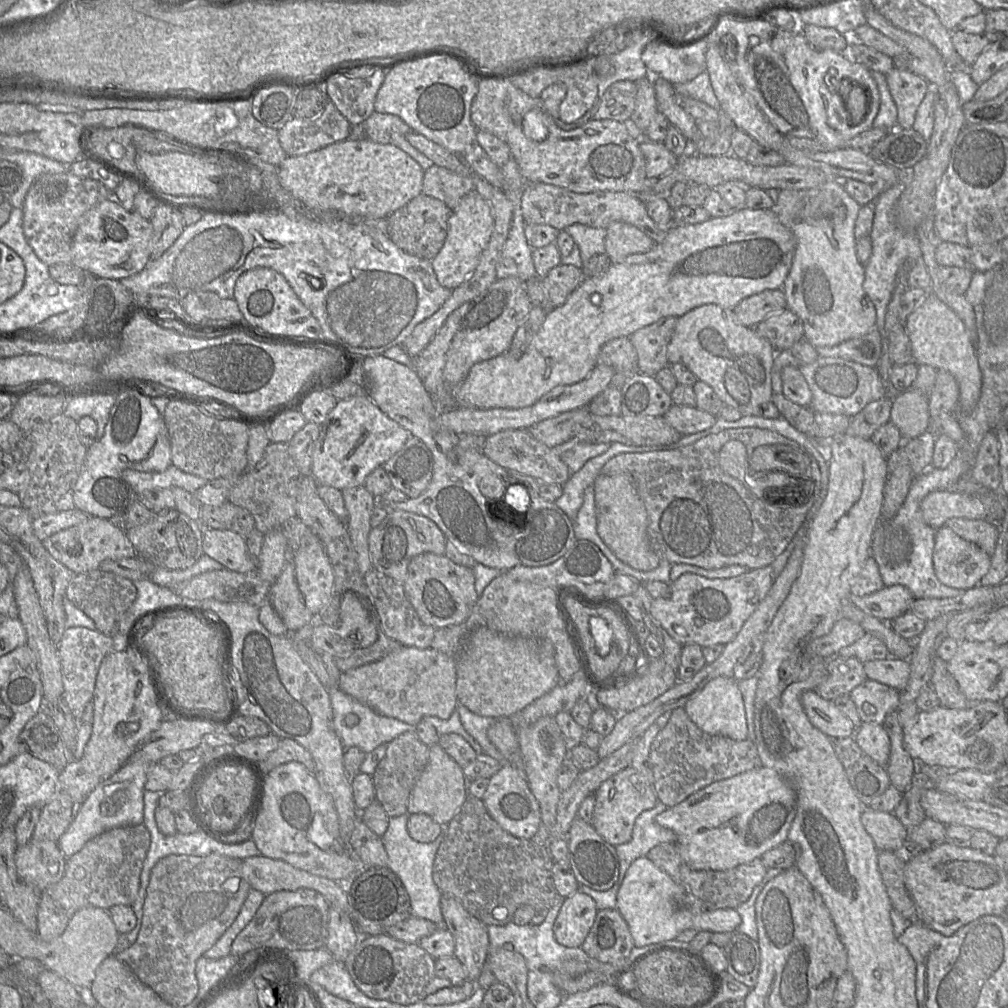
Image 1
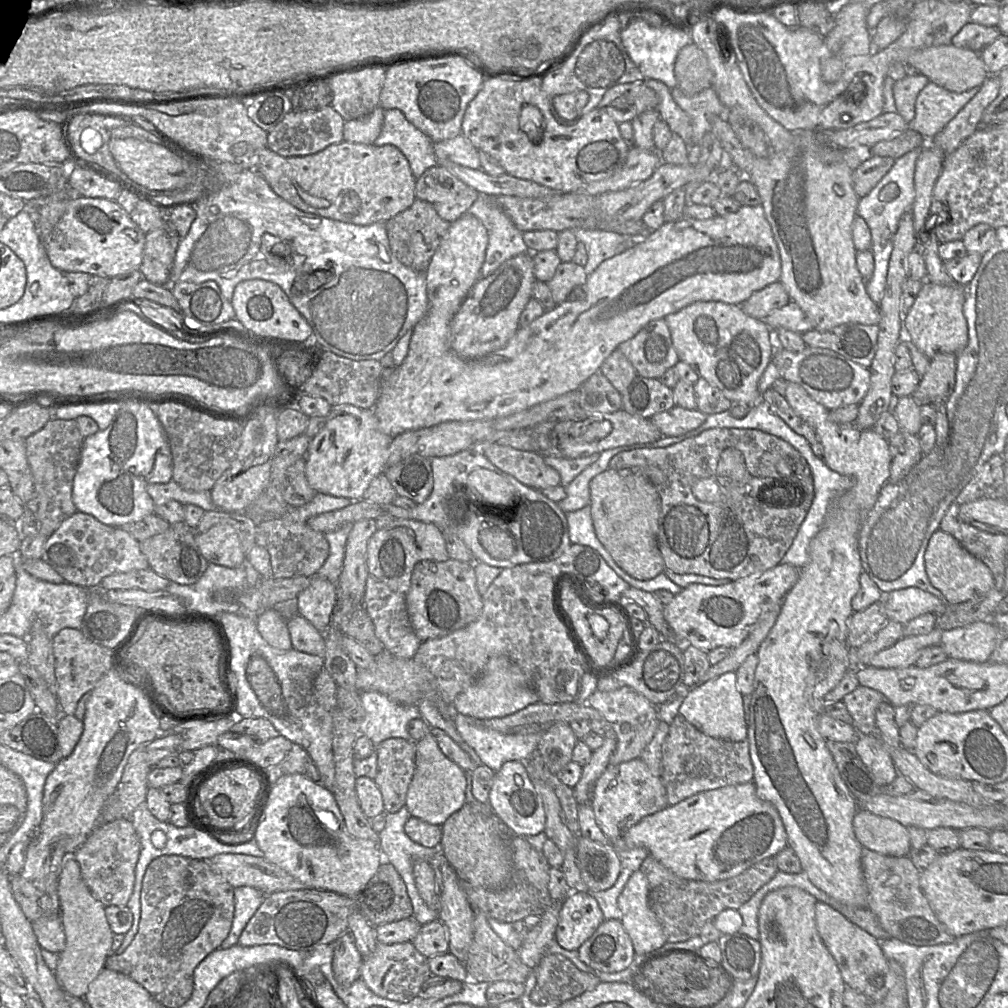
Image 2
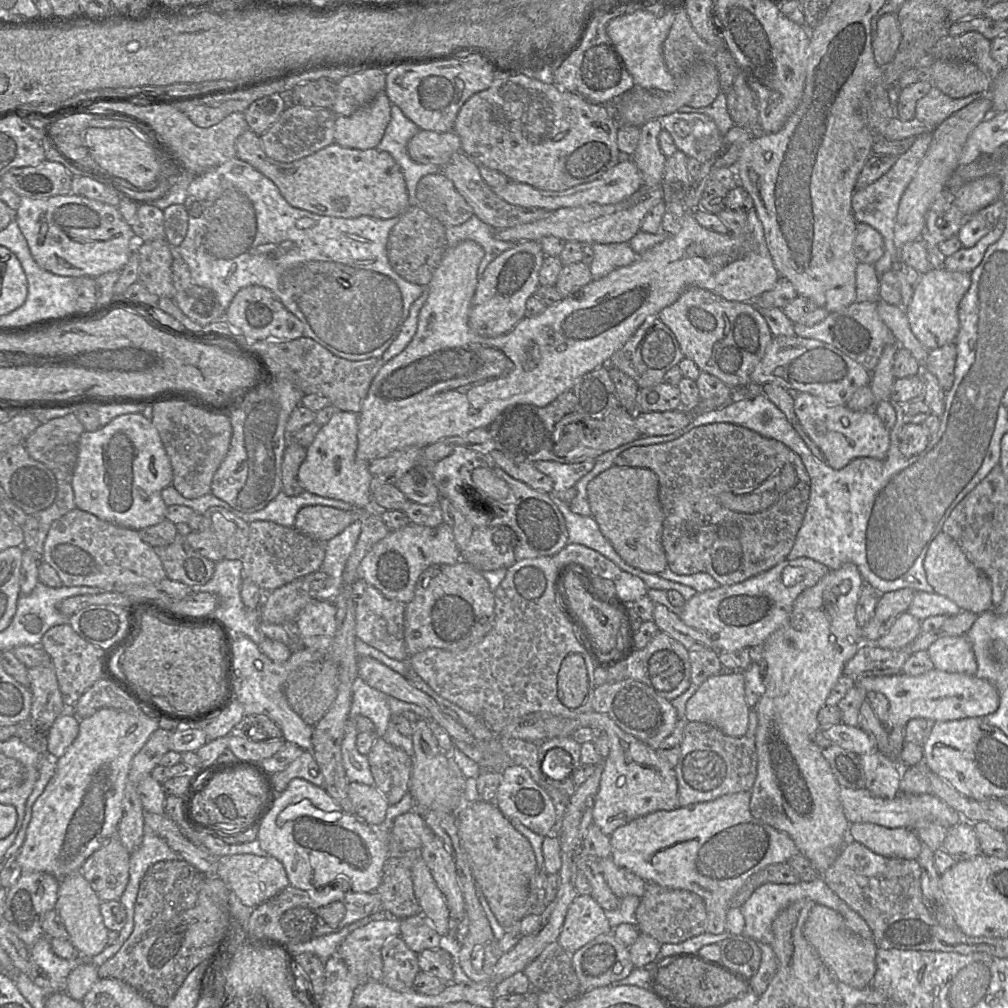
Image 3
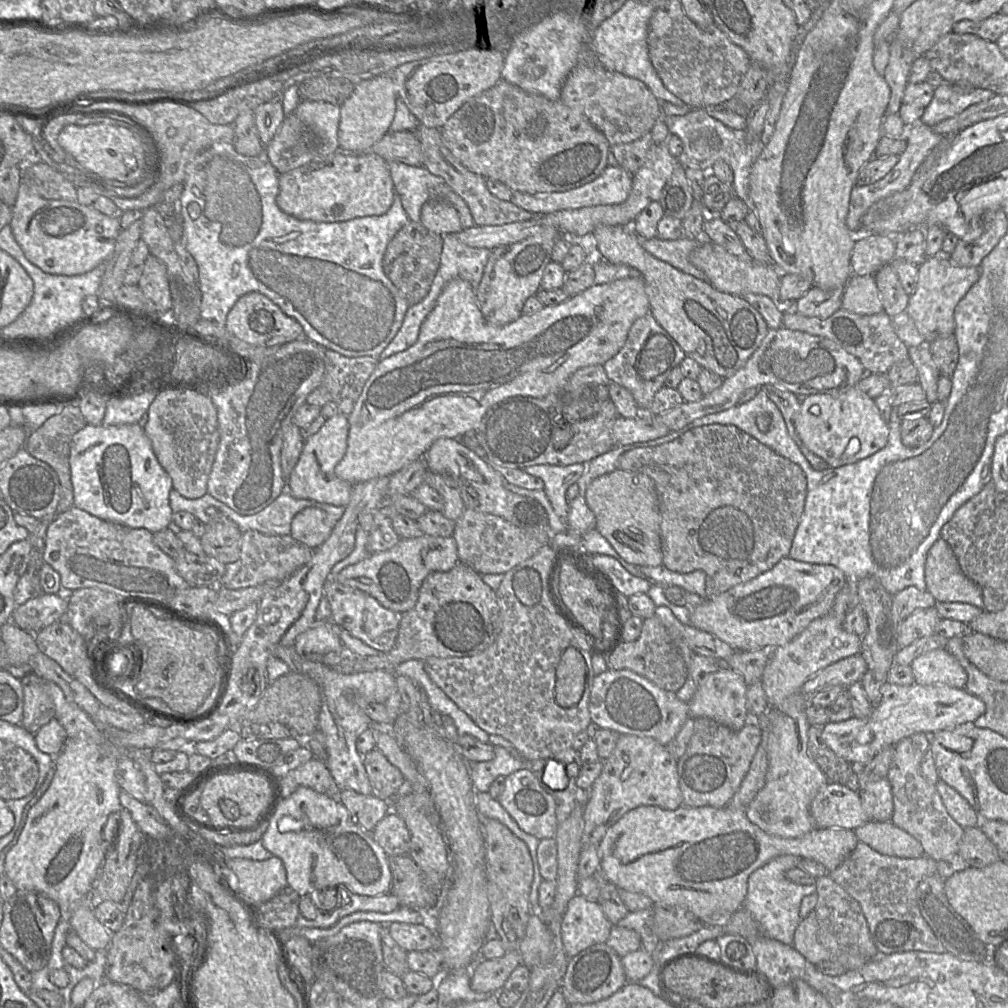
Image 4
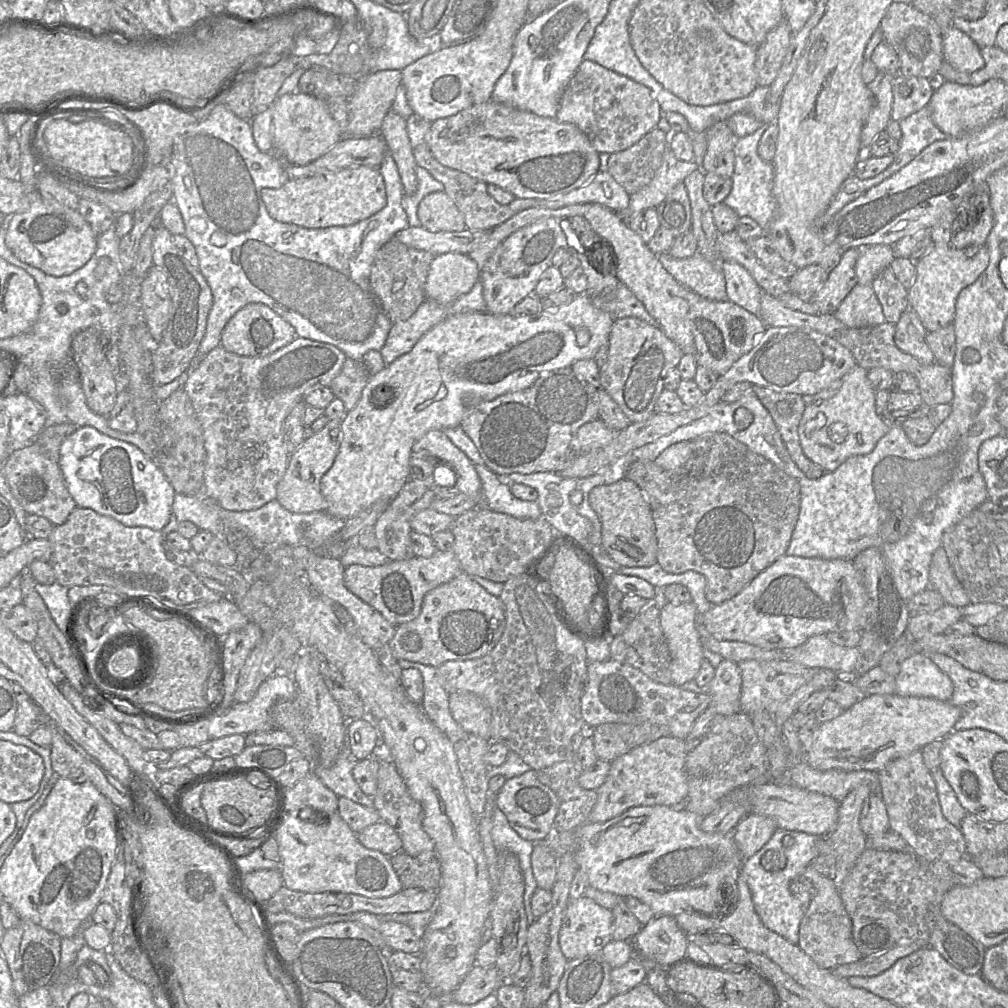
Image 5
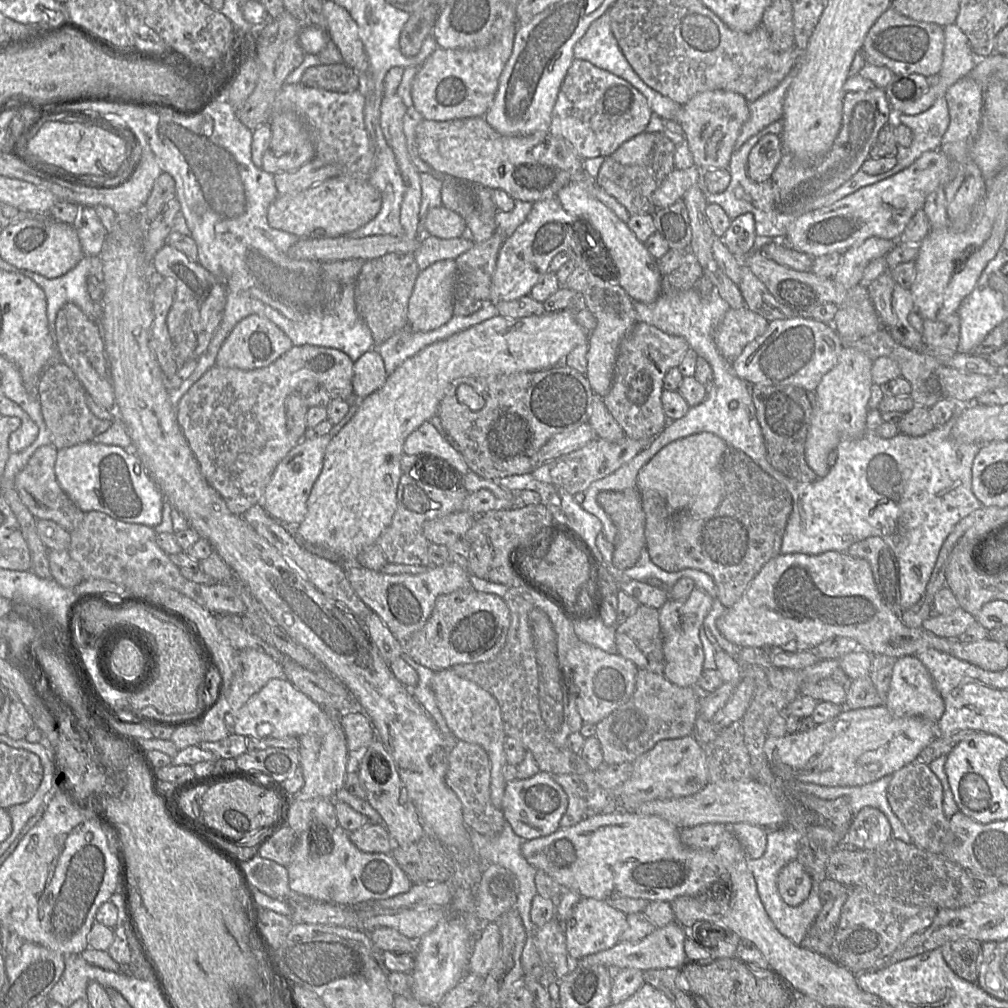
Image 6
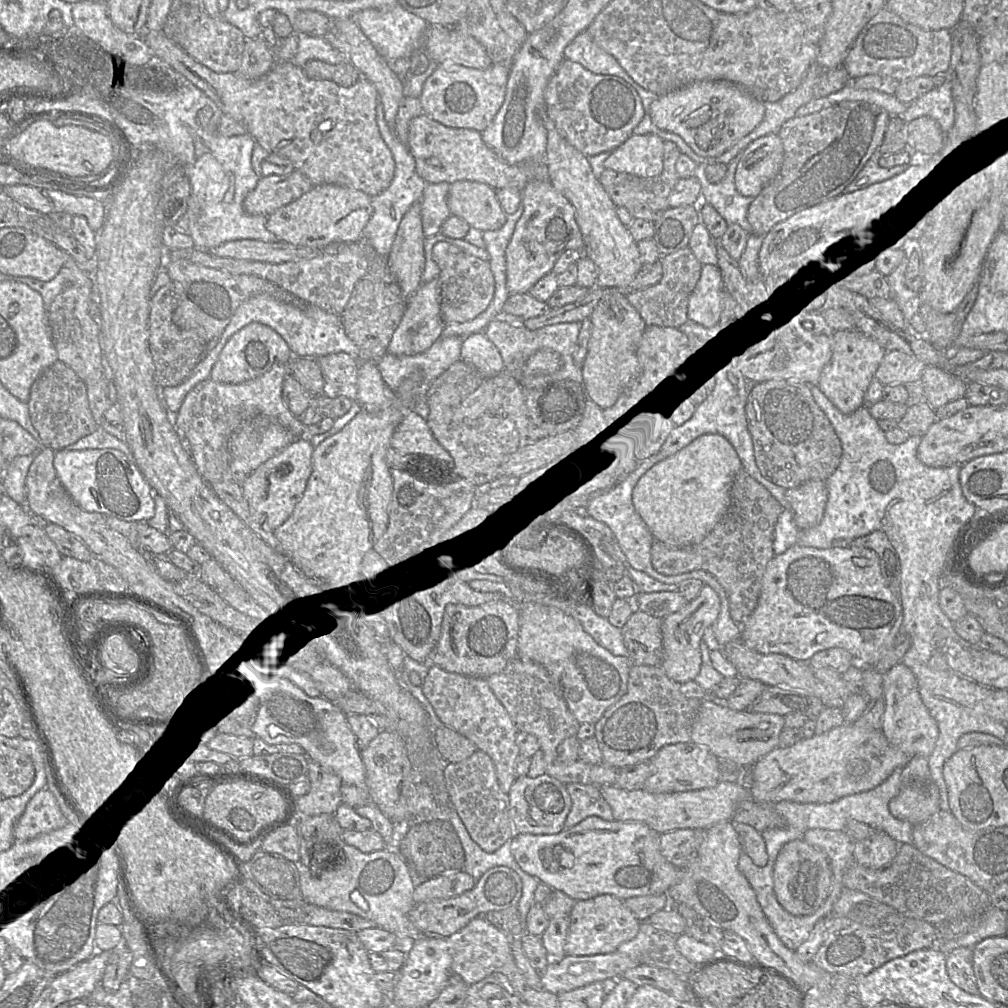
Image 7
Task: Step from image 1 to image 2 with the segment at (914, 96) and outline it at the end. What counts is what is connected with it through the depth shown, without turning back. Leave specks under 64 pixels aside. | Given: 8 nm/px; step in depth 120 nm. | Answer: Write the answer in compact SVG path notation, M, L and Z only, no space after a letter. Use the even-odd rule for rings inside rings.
M923 74L907 75L905 78L895 81L893 95L897 113L910 124L916 114L916 100L929 80Z

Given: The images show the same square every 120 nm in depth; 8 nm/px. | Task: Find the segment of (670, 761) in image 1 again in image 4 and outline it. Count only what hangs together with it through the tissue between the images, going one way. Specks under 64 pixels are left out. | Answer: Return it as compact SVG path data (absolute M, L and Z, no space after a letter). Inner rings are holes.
M751 712L747 713L745 724L738 731L707 717L696 718L687 749L677 760L682 805L686 807L728 805L746 776L760 742L760 718Z

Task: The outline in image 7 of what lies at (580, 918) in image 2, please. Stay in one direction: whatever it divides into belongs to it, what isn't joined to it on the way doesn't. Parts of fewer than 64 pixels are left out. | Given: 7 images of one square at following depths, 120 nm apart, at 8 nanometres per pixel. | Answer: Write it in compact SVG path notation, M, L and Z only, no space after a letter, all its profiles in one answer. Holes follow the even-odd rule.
M601 894L591 899L577 900L569 914L565 955L587 956L614 952L621 943L637 935L640 923L623 900L613 895Z

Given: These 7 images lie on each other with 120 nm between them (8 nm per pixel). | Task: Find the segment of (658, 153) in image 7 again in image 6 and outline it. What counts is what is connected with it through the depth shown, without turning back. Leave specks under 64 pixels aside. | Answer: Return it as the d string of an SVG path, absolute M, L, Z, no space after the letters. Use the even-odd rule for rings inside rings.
M642 132L624 142L611 156L622 165L646 165L651 161L656 134Z

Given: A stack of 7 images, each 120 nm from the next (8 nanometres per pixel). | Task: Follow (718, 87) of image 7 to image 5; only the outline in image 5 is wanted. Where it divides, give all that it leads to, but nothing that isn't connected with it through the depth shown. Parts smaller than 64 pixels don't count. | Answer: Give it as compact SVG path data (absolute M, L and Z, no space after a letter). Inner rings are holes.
M719 121L706 130L707 150L701 170L724 178L731 178L735 156L733 147L738 137L727 121Z

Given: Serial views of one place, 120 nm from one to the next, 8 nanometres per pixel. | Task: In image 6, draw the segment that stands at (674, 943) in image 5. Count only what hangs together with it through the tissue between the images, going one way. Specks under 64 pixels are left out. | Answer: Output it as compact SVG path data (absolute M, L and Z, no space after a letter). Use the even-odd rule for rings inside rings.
M672 921L663 927L656 927L652 933L637 942L618 942L609 949L584 956L577 962L579 964L601 964L605 967L615 965L621 969L636 968L641 971L666 968L680 969L687 962L684 951L685 938L683 927L676 921Z

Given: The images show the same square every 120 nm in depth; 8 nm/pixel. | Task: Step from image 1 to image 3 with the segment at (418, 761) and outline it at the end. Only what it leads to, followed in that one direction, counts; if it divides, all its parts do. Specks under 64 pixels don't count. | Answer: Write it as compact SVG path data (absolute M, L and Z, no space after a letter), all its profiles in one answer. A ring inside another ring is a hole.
M377 737L367 759L374 786L389 805L399 802L409 790L412 757L403 749Z

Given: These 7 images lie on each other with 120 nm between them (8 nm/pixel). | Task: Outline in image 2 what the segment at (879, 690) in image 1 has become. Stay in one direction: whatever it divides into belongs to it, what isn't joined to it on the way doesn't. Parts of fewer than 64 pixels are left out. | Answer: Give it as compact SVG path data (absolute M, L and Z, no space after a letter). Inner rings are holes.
M859 685L842 700L853 718L854 728L860 735L876 733L875 711L886 700L880 692Z

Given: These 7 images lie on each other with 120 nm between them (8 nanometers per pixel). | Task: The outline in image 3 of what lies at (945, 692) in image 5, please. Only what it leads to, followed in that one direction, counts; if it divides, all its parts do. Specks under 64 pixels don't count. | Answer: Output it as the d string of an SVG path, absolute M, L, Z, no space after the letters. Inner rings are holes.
M965 635L939 638L927 648L927 653L935 669L970 676L976 673L973 648Z

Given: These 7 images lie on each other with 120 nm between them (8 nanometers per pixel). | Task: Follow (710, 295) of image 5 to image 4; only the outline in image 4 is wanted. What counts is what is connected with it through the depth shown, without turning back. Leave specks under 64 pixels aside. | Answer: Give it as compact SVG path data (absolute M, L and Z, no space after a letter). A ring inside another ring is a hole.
M684 236L677 240L661 240L654 237L641 240L641 244L655 258L699 280L708 281L706 275L689 260L689 255L697 248L699 240L691 240Z

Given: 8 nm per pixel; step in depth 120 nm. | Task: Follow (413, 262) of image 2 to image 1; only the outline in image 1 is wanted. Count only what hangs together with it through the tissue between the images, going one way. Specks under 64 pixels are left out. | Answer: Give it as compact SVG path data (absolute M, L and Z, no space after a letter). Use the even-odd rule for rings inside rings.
M420 193L390 214L382 222L382 227L390 240L402 251L420 259L431 261L444 244L451 212L442 201Z

